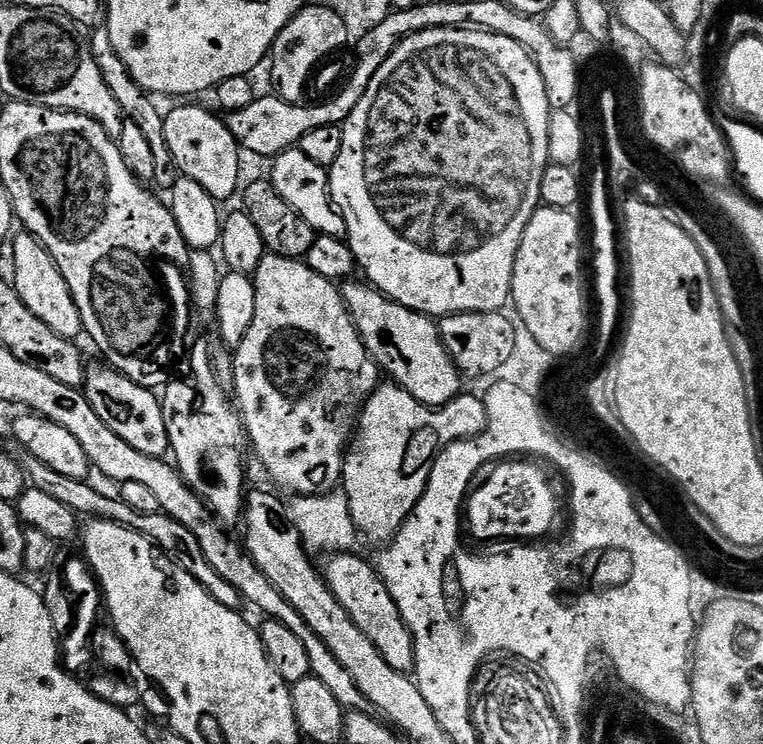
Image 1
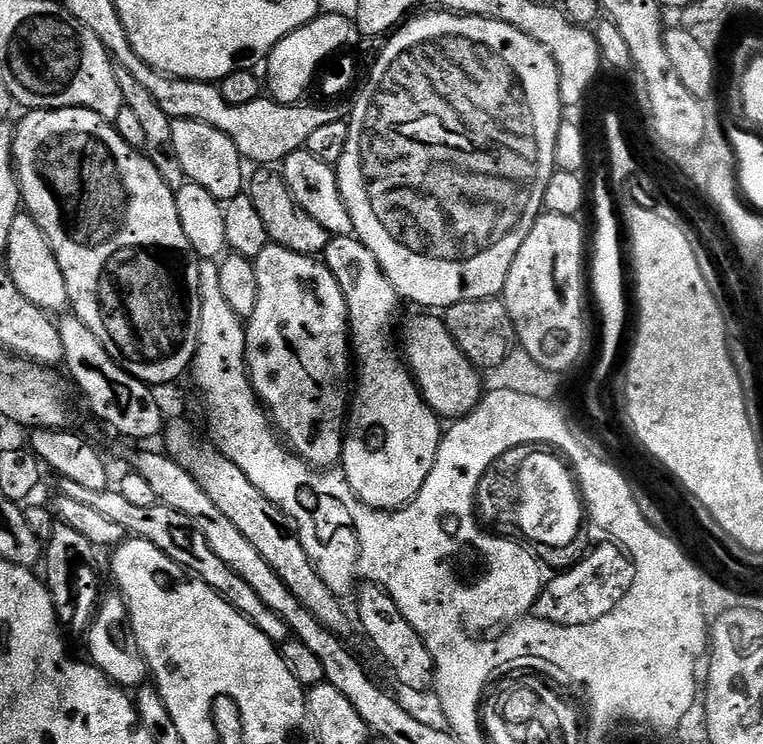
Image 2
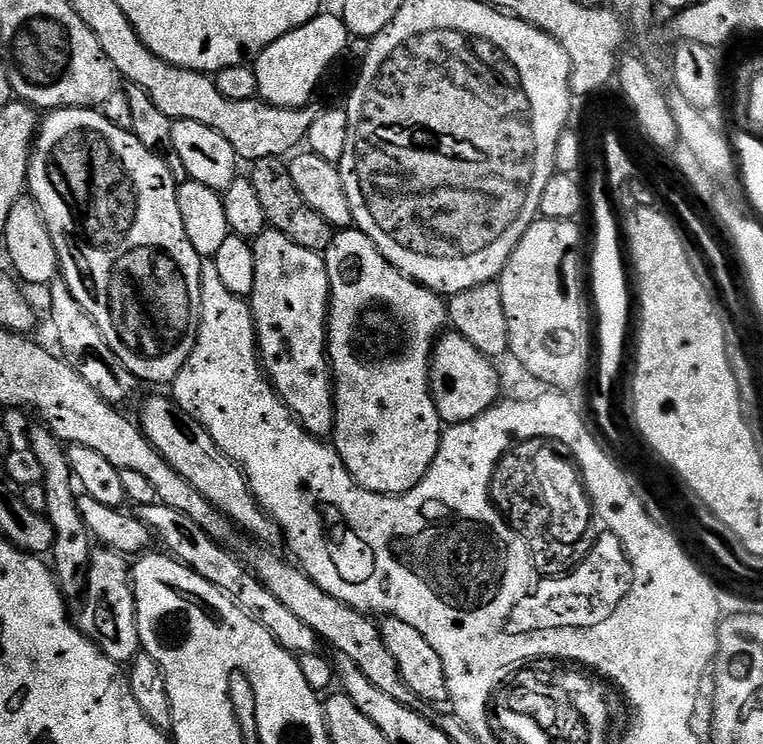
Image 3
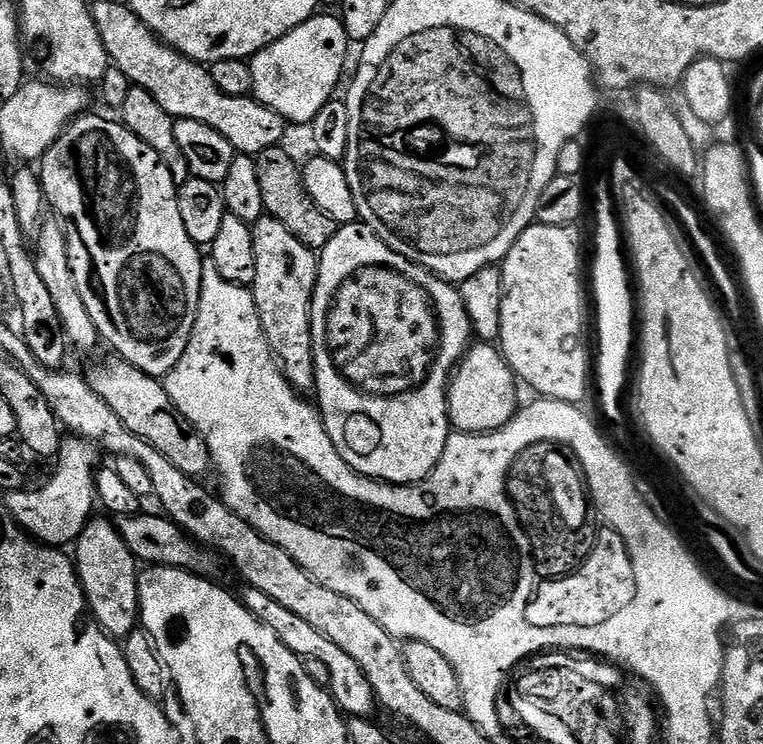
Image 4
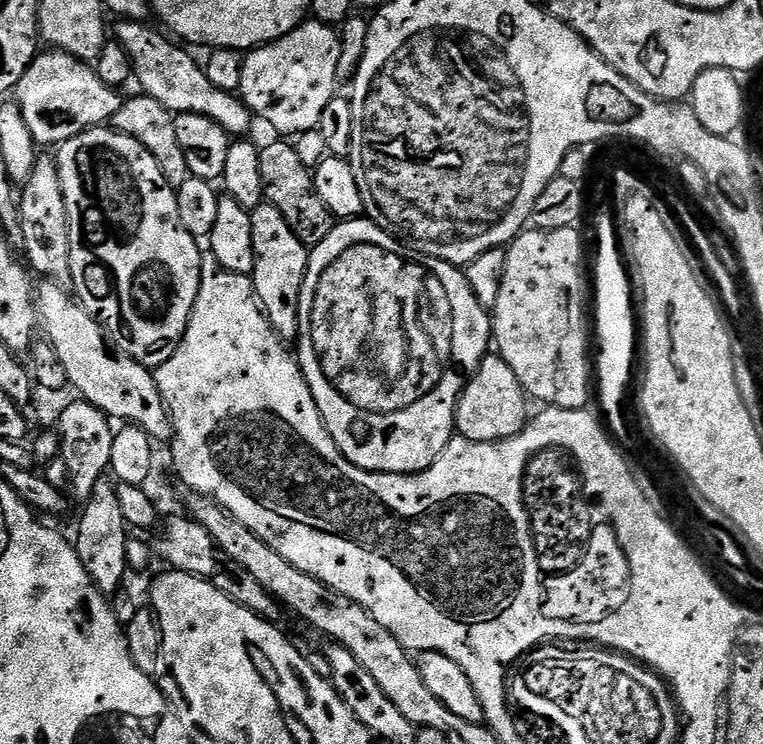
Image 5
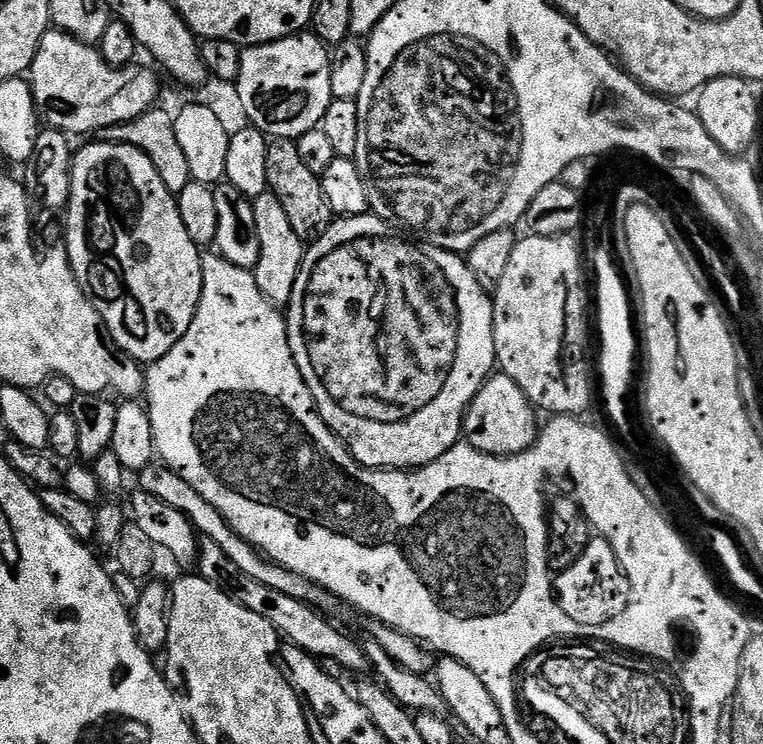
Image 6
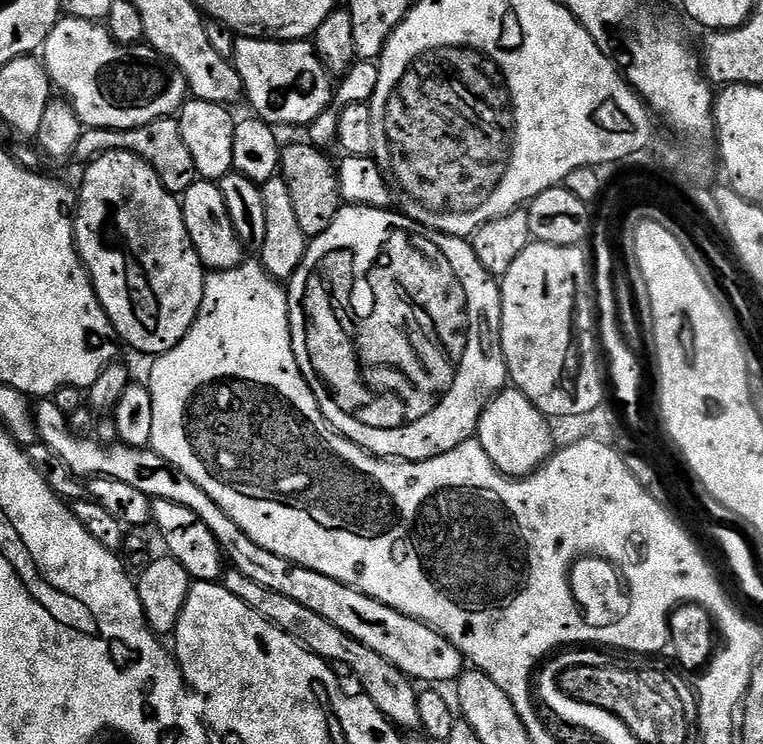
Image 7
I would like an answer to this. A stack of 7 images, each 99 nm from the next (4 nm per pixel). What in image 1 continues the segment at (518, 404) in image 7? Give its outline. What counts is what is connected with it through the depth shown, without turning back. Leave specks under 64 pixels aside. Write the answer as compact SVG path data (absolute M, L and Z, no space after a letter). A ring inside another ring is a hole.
M367 282L352 283L343 285L344 305L381 373L391 383L399 384L411 396L418 398L418 402L427 408L439 410L453 403L460 392L462 377L442 342L437 321L423 312L415 312L389 300L383 292L377 292Z

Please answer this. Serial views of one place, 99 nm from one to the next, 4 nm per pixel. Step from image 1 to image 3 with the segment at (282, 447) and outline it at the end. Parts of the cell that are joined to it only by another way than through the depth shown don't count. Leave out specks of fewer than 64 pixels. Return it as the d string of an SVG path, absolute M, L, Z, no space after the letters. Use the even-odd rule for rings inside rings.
M268 228L262 235L251 241L251 246L254 250L254 290L250 297L250 307L252 309L252 320L256 324L256 347L261 365L268 379L271 380L272 387L276 389L276 393L283 400L284 406L290 409L293 416L299 420L300 425L312 436L331 437L332 428L336 425L336 401L332 386L332 369L326 353L328 351L328 296L332 291L328 281L328 271L324 265L324 257L314 250L306 250L306 246L298 246L298 242L290 242L290 238L286 238L286 234L282 234L273 228Z

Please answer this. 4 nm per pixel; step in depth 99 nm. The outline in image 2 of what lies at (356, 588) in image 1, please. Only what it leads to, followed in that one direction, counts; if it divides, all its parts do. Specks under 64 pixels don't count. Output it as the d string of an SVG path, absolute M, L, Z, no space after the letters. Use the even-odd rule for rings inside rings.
M367 582L361 583L359 585L360 593L356 596L356 616L355 619L358 621L360 619L360 624L362 627L364 627L364 632L366 635L368 635L368 640L370 643L373 644L374 647L376 647L376 652L378 655L381 656L382 659L385 660L386 663L388 663L388 668L390 671L393 672L394 675L396 675L396 680L398 683L401 684L404 688L409 688L412 692L424 692L433 687L435 678L436 678L436 663L434 662L432 655L430 654L430 650L426 650L426 642L422 642L422 638L418 634L418 630L414 630L414 626L410 626L410 622L406 622L406 618L402 618L402 610L398 610L398 606L394 602L394 598L390 598L388 596L388 591L386 591L384 588L381 588L378 584L370 584Z

